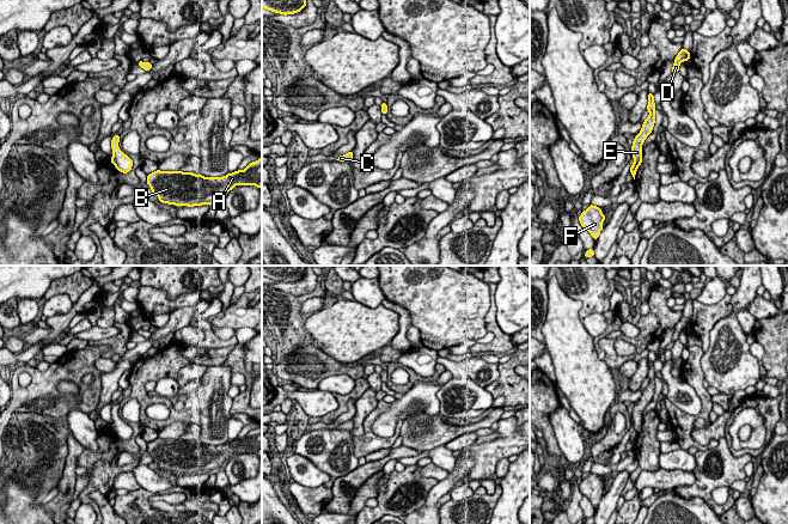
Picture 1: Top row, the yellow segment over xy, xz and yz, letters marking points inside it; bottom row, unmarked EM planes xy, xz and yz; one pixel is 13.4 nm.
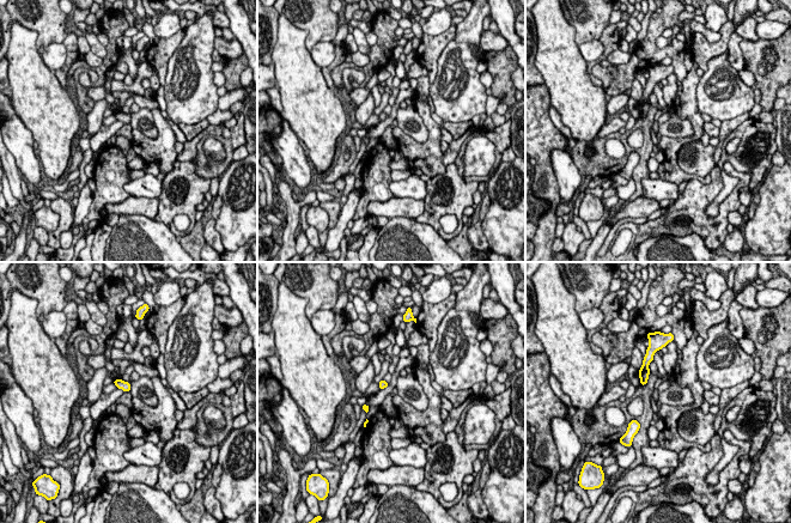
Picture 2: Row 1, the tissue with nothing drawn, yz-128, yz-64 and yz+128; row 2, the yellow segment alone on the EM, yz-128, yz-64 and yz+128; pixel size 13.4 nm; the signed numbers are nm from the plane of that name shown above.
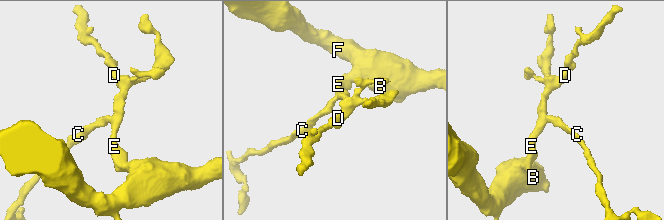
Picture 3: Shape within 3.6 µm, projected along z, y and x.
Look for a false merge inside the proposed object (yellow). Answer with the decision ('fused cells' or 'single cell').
single cell

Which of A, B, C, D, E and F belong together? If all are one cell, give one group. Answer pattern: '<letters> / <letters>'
A B C D E F

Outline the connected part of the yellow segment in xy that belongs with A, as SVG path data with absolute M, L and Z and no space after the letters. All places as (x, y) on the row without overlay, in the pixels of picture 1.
M262 425L244 438L222 445L204 445L193 440L160 439L147 443L152 462L163 471L179 474L202 474L219 469L236 453L262 456Z

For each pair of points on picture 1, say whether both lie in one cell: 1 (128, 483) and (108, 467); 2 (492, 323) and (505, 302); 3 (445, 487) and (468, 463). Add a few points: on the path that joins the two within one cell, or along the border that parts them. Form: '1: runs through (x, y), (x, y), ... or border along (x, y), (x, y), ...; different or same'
1: border along (132, 470), (121, 473), (114, 480), (112, 487); different
2: border along (496, 287), (495, 320), (511, 336); different
3: runs through (451, 481), (462, 469); same

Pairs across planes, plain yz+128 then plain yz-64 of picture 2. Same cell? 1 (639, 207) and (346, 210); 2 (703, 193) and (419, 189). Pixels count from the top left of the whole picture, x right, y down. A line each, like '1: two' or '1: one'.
1: two
2: two

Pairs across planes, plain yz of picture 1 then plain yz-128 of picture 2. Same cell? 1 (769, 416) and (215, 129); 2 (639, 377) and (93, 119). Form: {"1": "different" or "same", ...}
{"1": "different", "2": "same"}

